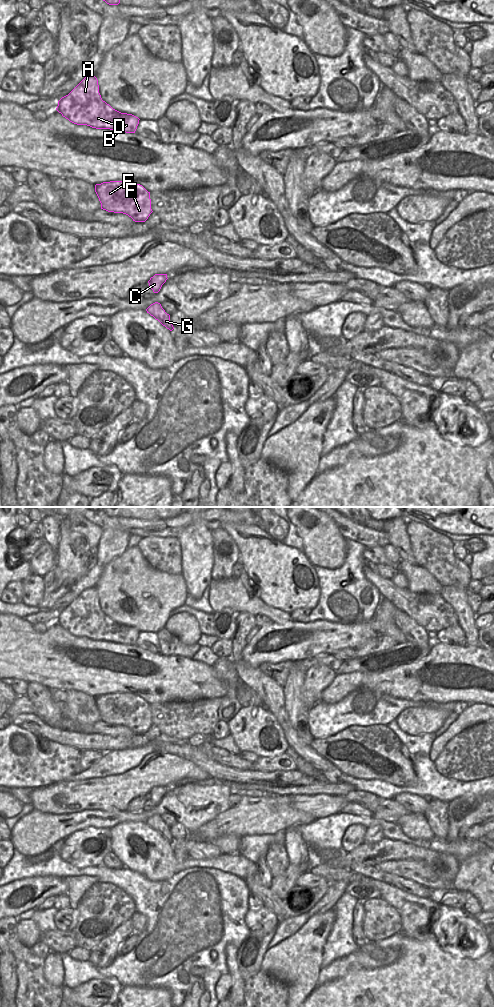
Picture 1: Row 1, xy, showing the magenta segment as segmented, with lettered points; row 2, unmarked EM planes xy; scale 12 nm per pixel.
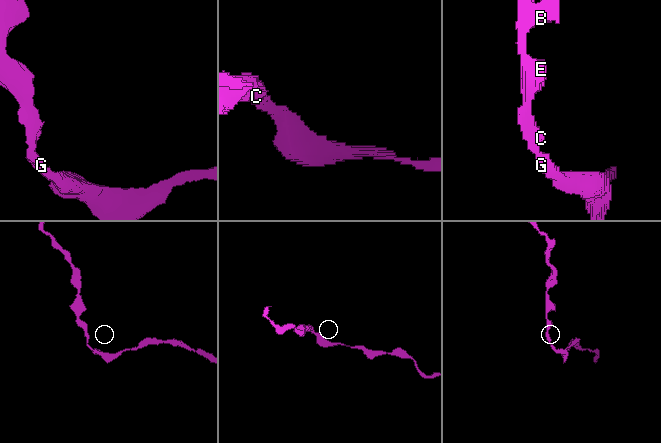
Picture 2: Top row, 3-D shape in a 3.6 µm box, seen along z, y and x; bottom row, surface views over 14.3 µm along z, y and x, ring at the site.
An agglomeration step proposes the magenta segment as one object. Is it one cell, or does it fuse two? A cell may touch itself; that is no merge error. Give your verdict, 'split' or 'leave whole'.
leave whole

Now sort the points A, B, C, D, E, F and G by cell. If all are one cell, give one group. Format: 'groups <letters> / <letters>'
groups A B C D E F G

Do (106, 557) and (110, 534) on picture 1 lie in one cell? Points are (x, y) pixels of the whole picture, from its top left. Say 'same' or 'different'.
same

